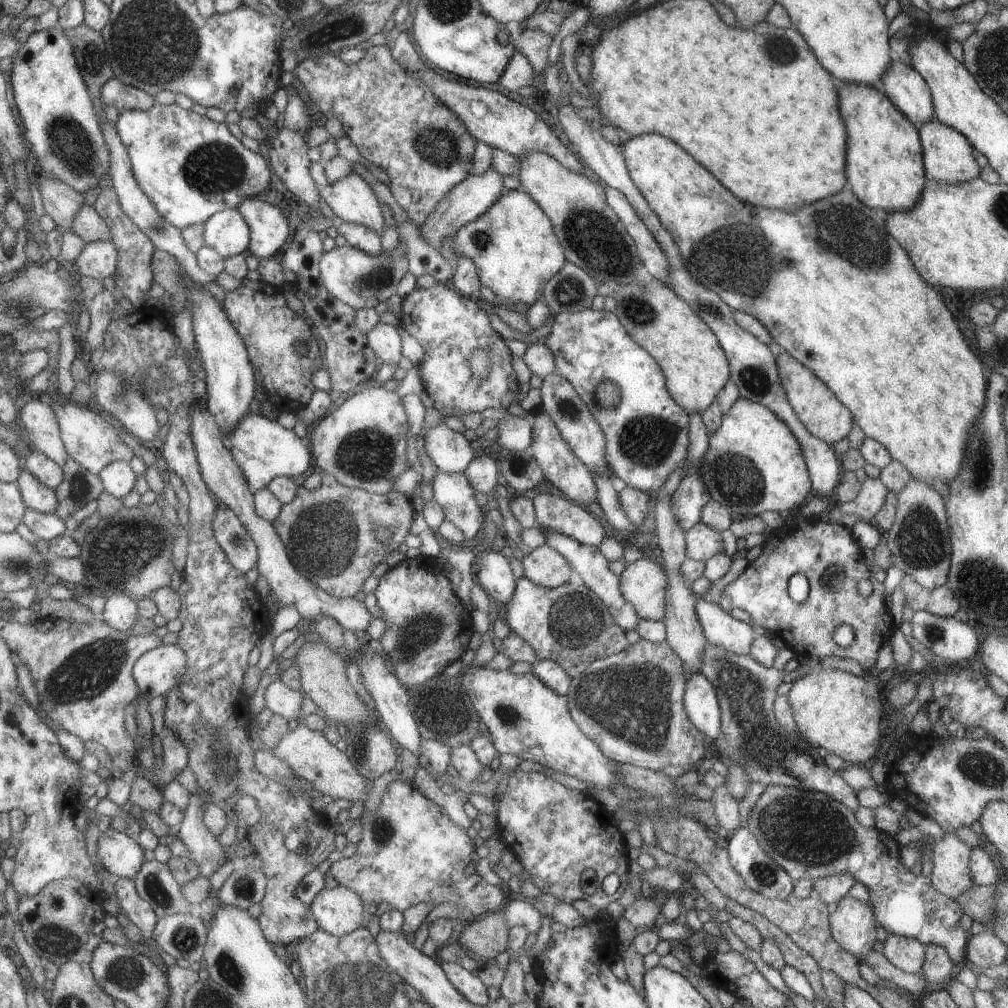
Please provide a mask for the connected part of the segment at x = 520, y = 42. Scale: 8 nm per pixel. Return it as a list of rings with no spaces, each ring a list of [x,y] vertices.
[[[525,29],[514,40],[514,46],[525,55],[534,73],[539,75],[547,66],[547,49],[552,36],[537,29]]]

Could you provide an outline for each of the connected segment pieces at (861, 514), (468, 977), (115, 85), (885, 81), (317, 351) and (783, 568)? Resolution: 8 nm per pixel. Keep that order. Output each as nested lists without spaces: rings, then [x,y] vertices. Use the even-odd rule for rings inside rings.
[[[866,478],[861,484],[853,500],[843,506],[843,510],[853,512],[853,519],[872,522],[873,515],[883,506],[883,501],[888,490],[877,478]]]
[[[453,963],[439,964],[453,988],[471,1004],[482,1007],[490,1001],[486,993],[486,986],[472,972]]]
[[[114,76],[101,87],[100,99],[104,103],[112,104],[118,111],[133,109],[144,111],[155,104],[154,96],[126,85]]]
[[[895,56],[885,70],[885,76],[881,76],[879,87],[893,107],[898,108],[914,125],[925,124],[936,118],[931,92],[925,80]]]
[[[241,279],[239,287],[224,292],[226,303],[223,307],[228,319],[241,335],[253,370],[257,369],[261,375],[266,400],[277,412],[295,414],[309,402],[315,390],[312,374],[323,368],[323,356],[312,327],[287,307],[283,291],[284,288],[265,281]],[[295,342],[302,345],[301,353],[295,350]]]
[[[808,519],[797,523],[796,530],[774,530],[765,536],[760,545],[760,554],[747,563],[743,572],[723,589],[731,599],[731,606],[745,610],[751,623],[770,630],[773,637],[778,637],[794,654],[808,657],[839,656],[851,658],[861,668],[871,674],[875,671],[879,647],[888,641],[895,629],[889,607],[884,603],[884,591],[887,582],[880,583],[871,574],[866,559],[863,558],[861,547],[853,538],[851,531],[834,522]],[[799,572],[808,580],[808,594],[802,602],[795,602],[787,593],[787,580],[792,574]],[[859,580],[870,580],[872,593],[868,597],[861,596],[856,589]],[[847,624],[853,628],[853,641],[846,647],[839,647],[831,635],[835,627]]]

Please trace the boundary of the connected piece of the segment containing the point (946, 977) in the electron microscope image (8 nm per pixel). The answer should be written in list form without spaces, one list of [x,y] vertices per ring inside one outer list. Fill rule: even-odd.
[[[936,944],[924,945],[921,975],[931,988],[945,986],[952,979],[957,967],[945,949]]]

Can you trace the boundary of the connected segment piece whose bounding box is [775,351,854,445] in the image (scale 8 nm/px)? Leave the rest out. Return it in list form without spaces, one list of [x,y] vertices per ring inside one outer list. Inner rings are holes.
[[[785,351],[779,353],[775,360],[787,402],[797,415],[797,418],[805,425],[805,428],[813,436],[828,445],[833,445],[844,436],[847,436],[851,426],[853,426],[853,417],[847,407],[837,400],[837,397],[829,388]]]

